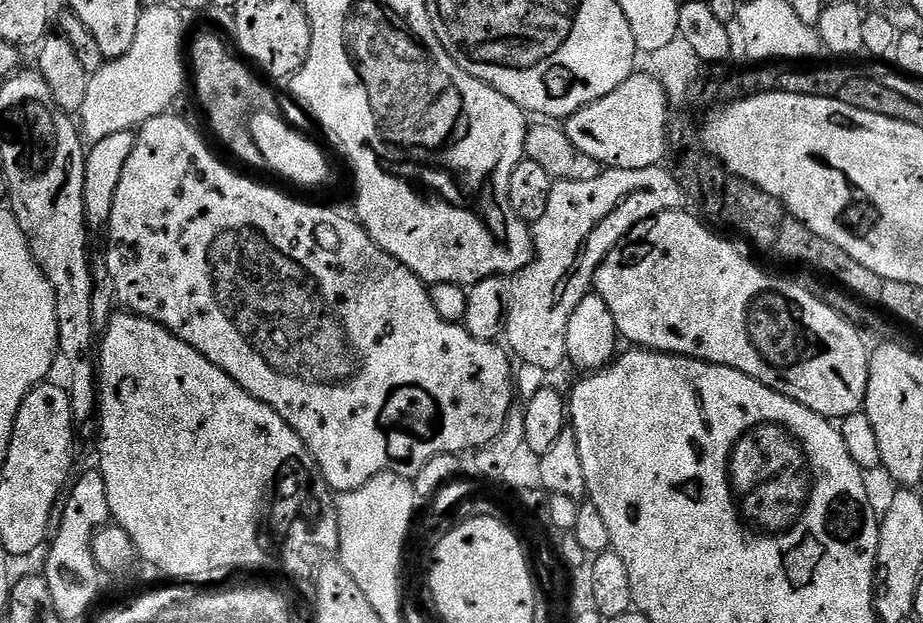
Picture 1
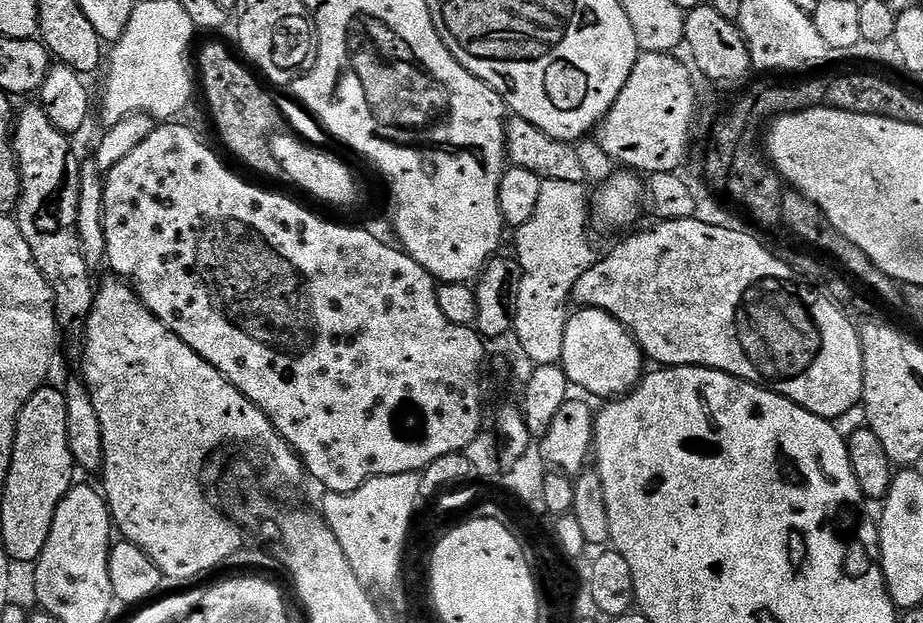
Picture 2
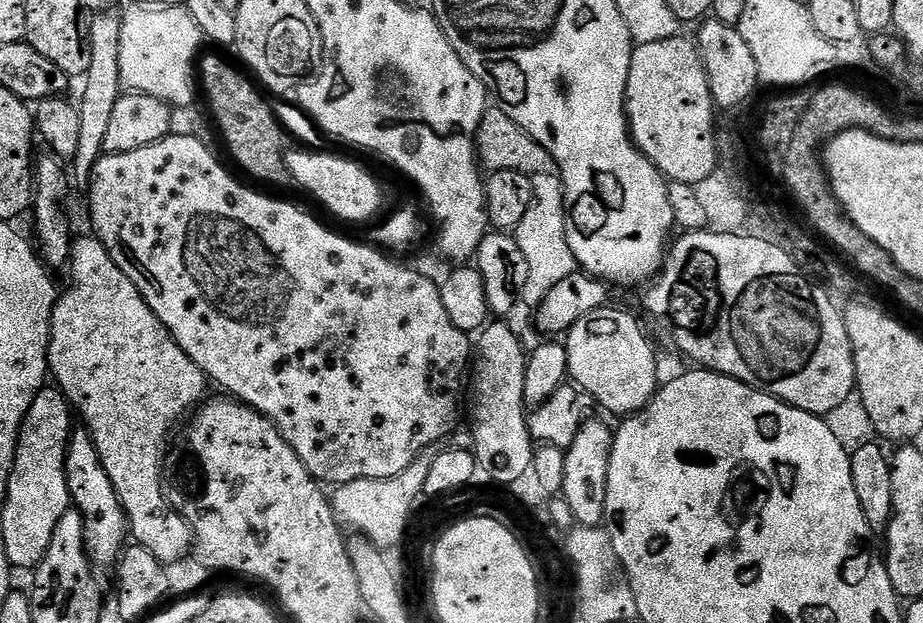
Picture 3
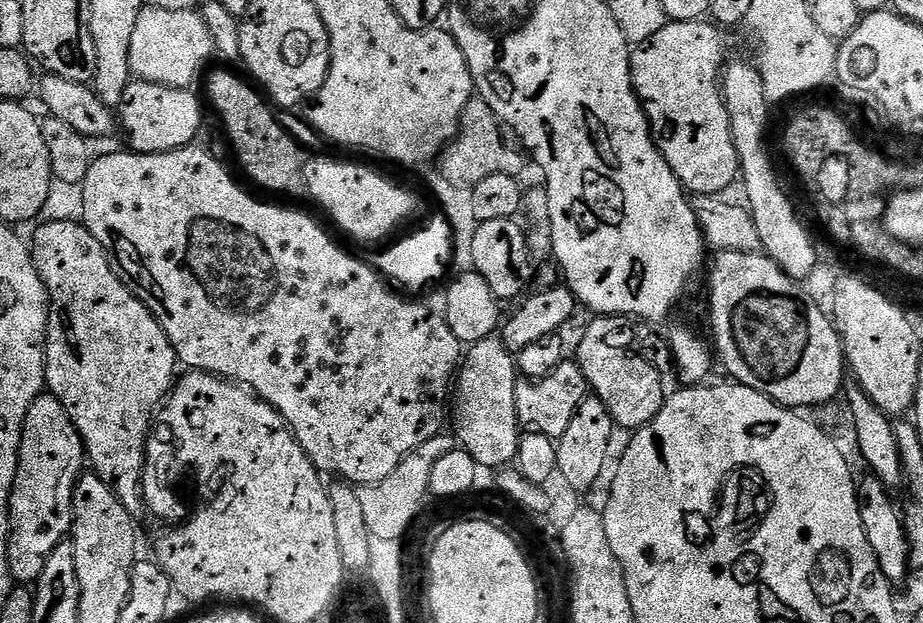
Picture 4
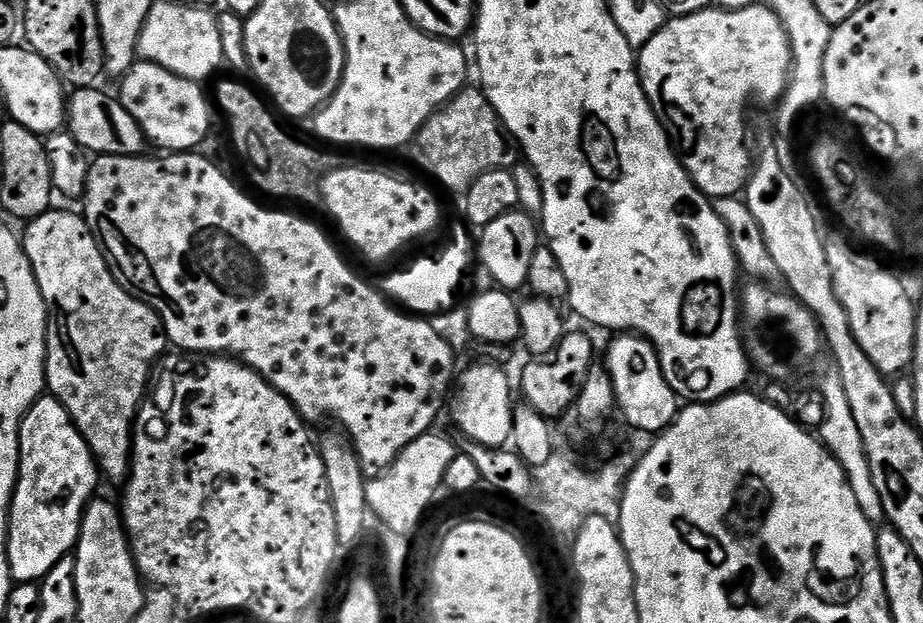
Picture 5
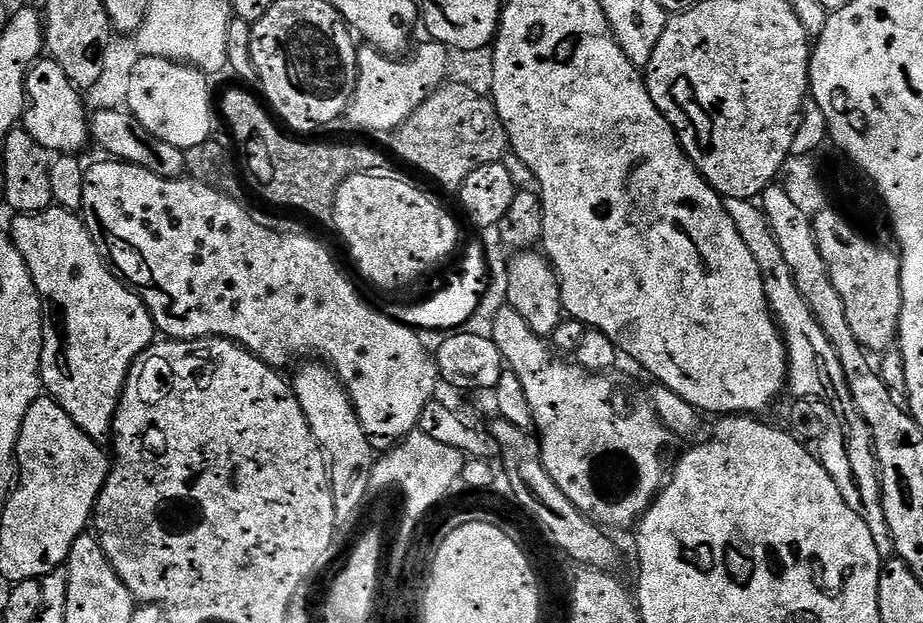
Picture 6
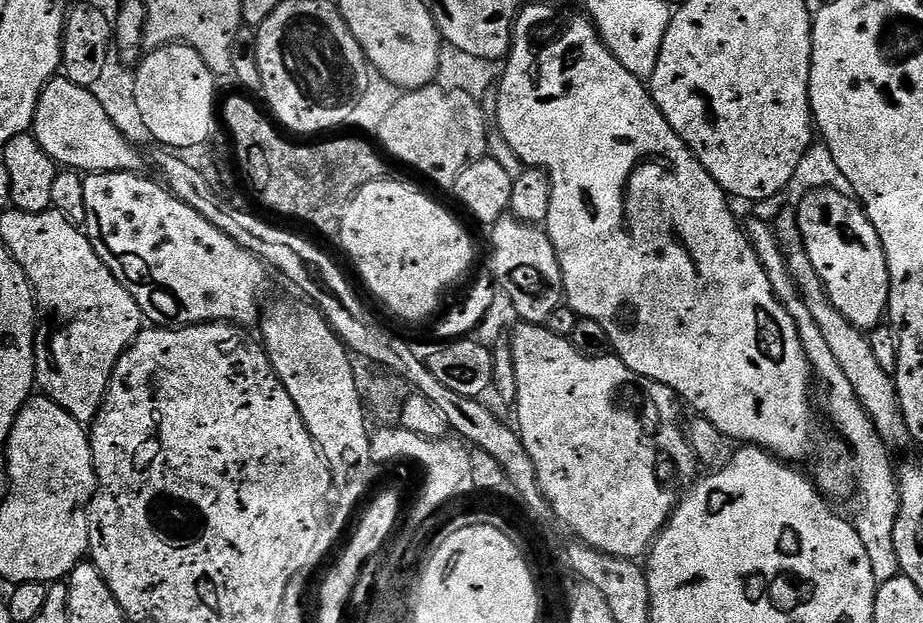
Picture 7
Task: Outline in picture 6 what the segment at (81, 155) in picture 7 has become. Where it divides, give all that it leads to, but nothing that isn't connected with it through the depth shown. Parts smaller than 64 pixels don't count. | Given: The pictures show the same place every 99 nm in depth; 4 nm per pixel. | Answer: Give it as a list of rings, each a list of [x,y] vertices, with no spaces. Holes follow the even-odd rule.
[[[41,58],[28,72],[26,107],[22,117],[26,129],[50,154],[80,154],[90,144],[90,112],[81,89],[74,87],[70,78],[51,58]]]

